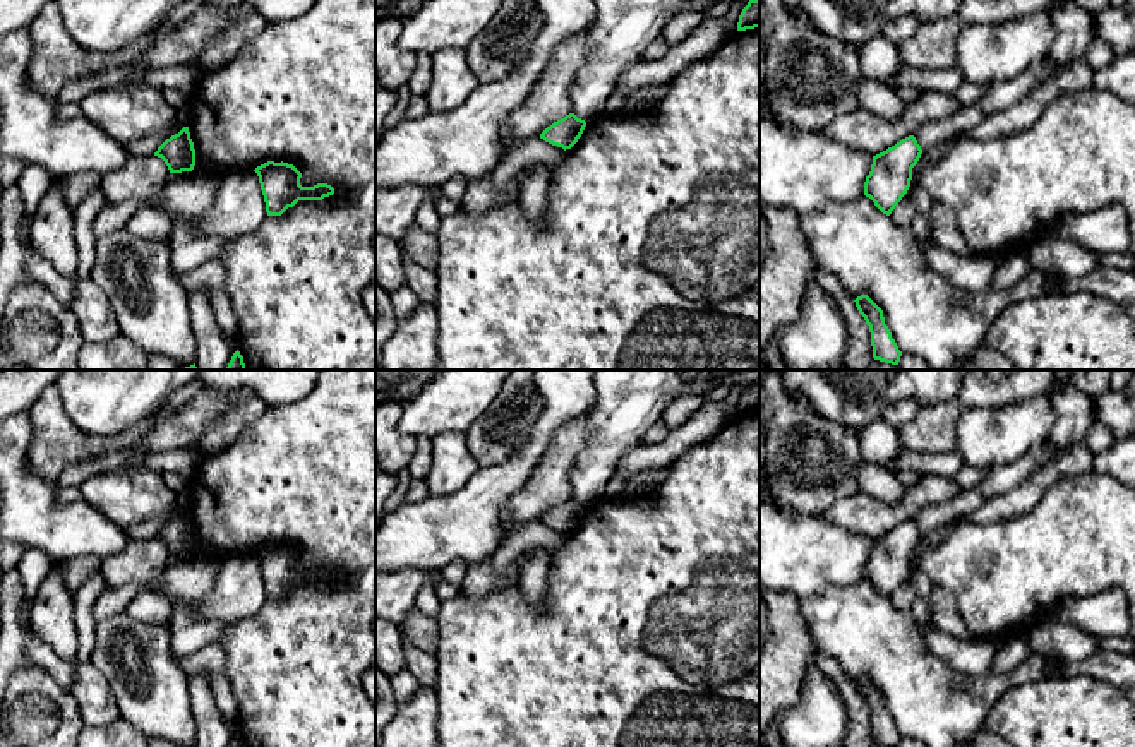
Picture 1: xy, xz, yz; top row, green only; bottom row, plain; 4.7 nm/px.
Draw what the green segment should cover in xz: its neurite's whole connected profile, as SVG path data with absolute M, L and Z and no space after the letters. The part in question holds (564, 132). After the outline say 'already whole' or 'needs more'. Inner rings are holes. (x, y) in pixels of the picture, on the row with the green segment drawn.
M569 113L564 118L554 122L550 127L547 127L540 134L540 139L566 151L578 142L585 127L585 120L578 118L574 113Z; already whole

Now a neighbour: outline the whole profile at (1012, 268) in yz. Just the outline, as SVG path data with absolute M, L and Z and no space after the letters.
M1013 252L1000 257L991 288L1006 291L1013 288L1032 269L1027 254Z

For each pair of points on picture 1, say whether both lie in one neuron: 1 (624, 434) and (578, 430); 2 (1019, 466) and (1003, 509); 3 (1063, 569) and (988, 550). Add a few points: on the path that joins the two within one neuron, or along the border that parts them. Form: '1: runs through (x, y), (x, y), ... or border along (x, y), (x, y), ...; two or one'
1: border along (590, 412), (588, 441), (570, 466); two
2: border along (1044, 466), (1012, 489), (986, 499); two
3: runs through (1044, 564), (1007, 564); one

